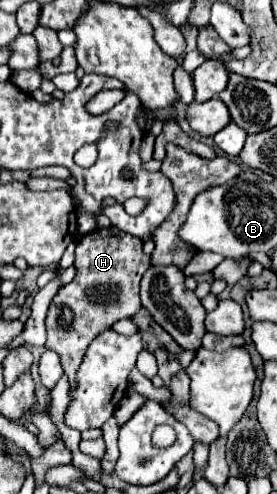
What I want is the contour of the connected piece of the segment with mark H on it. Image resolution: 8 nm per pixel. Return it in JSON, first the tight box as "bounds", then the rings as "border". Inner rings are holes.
{"bounds":[47,226,151,380],"border":[[[115,226],[99,228],[85,234],[75,250],[77,276],[73,282],[59,288],[47,314],[47,344],[61,358],[65,374],[73,380],[81,358],[89,344],[109,330],[121,318],[133,318],[141,310],[139,280],[151,266],[151,256],[143,252],[143,242],[137,236],[125,234]]]}

